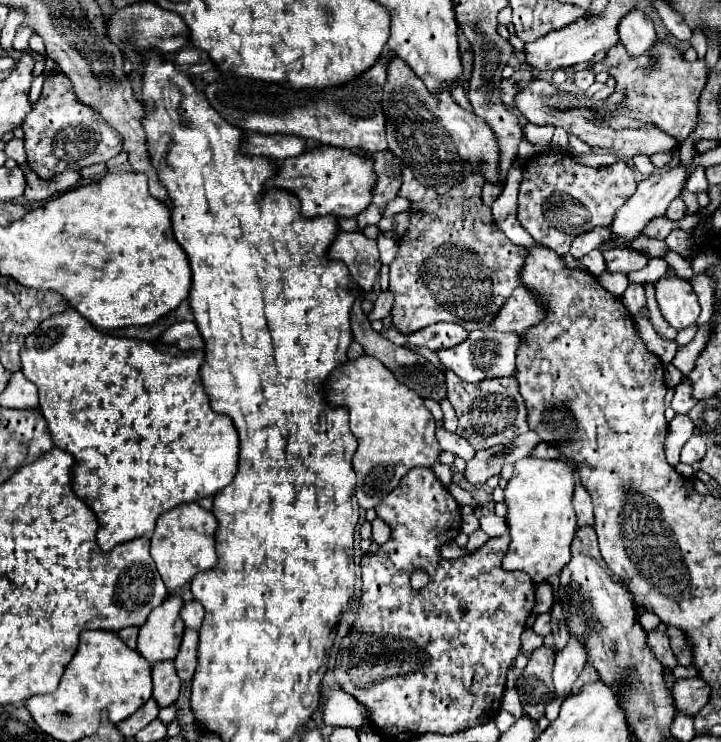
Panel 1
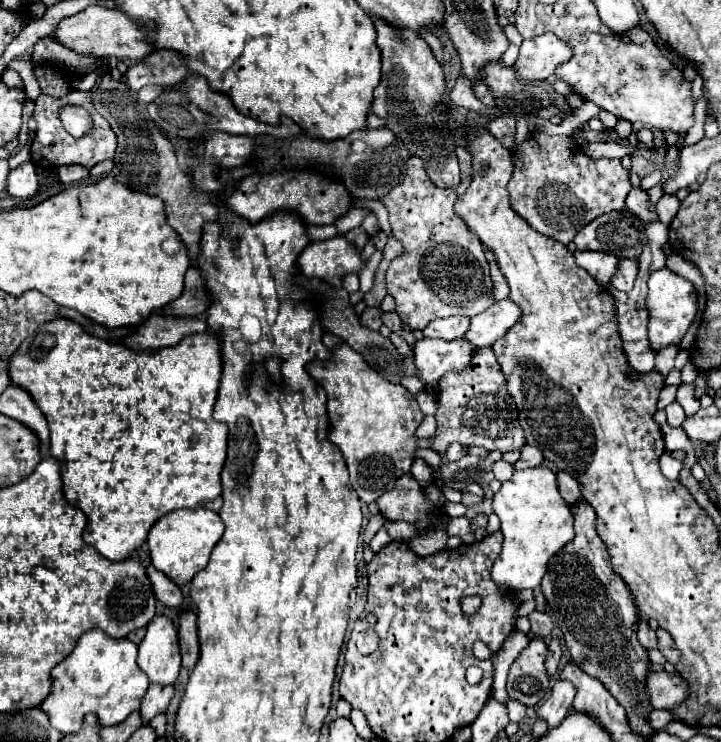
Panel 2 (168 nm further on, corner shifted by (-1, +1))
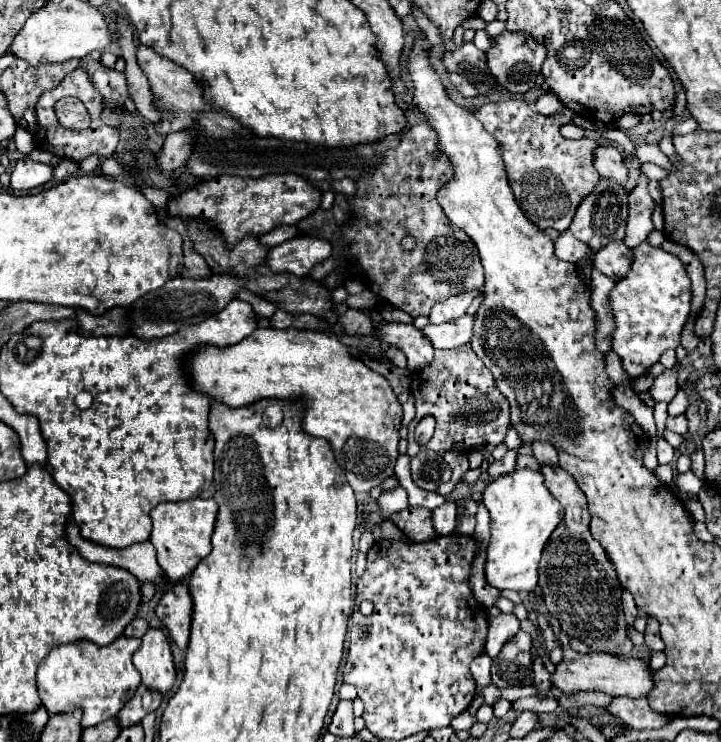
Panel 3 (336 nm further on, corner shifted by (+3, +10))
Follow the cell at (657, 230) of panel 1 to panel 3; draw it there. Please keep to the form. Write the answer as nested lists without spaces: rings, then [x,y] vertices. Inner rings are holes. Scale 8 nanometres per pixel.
[[[602,145],[596,149],[596,159],[594,165],[602,177],[608,177],[620,185],[626,185],[628,181],[628,167],[624,165],[624,159],[616,147]]]

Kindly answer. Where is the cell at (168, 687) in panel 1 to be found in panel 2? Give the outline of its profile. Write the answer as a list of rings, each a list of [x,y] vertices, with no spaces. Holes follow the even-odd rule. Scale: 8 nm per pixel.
[[[150,686],[144,700],[142,700],[142,706],[140,706],[140,716],[142,716],[142,726],[148,726],[150,720],[158,714],[164,714],[170,700],[172,700],[172,694],[174,694],[174,688],[172,686]]]

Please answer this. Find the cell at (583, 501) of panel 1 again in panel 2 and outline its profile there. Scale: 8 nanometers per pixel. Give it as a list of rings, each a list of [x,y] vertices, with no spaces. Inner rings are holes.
[[[556,472],[556,480],[558,480],[558,490],[560,494],[566,498],[566,502],[570,502],[570,506],[578,500],[582,500],[580,494],[580,482],[576,482],[576,478],[572,478],[566,472]]]

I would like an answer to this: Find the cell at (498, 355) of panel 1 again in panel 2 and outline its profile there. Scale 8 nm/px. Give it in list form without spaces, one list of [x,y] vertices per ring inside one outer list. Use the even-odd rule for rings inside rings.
[[[422,338],[414,344],[414,364],[418,368],[418,378],[424,386],[438,382],[448,370],[462,370],[472,358],[474,346],[460,340],[432,340]]]

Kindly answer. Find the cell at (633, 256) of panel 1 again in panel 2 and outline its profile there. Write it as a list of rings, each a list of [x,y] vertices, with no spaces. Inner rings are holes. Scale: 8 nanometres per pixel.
[[[576,250],[574,258],[576,258],[576,264],[580,268],[584,268],[592,278],[596,278],[596,282],[600,282],[602,286],[606,286],[610,282],[612,274],[616,272],[618,258],[612,254],[592,252],[592,250],[586,250],[586,252]]]

